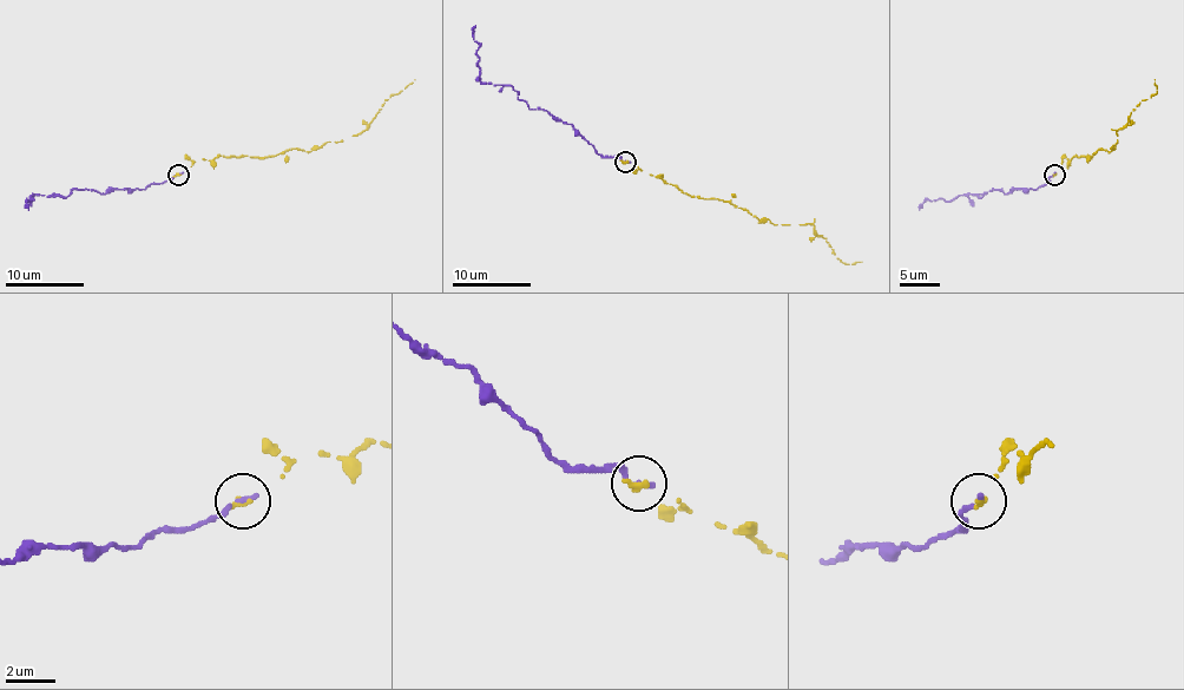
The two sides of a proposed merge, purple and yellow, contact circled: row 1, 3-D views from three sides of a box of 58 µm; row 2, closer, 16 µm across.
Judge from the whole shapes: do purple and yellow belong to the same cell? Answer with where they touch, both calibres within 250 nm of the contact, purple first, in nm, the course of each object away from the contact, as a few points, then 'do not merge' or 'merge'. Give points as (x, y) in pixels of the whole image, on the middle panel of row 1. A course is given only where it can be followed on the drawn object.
(625, 162) | 280/240 nm | purple via (625, 162), (600, 156), (571, 124), (531, 109), (510, 85), (484, 83), (475, 26) | yellow via (625, 162), (696, 197), (721, 199), (775, 225), (809, 223), (836, 258), (846, 264), (862, 262) | merge

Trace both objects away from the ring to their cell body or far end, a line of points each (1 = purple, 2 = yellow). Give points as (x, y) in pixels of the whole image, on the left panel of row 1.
1: (178, 175), (102, 195), (84, 189), (63, 196), (33, 195), (25, 201), (28, 210)
2: (178, 175), (195, 160), (219, 155), (274, 157), (362, 133), (386, 99), (415, 80)

